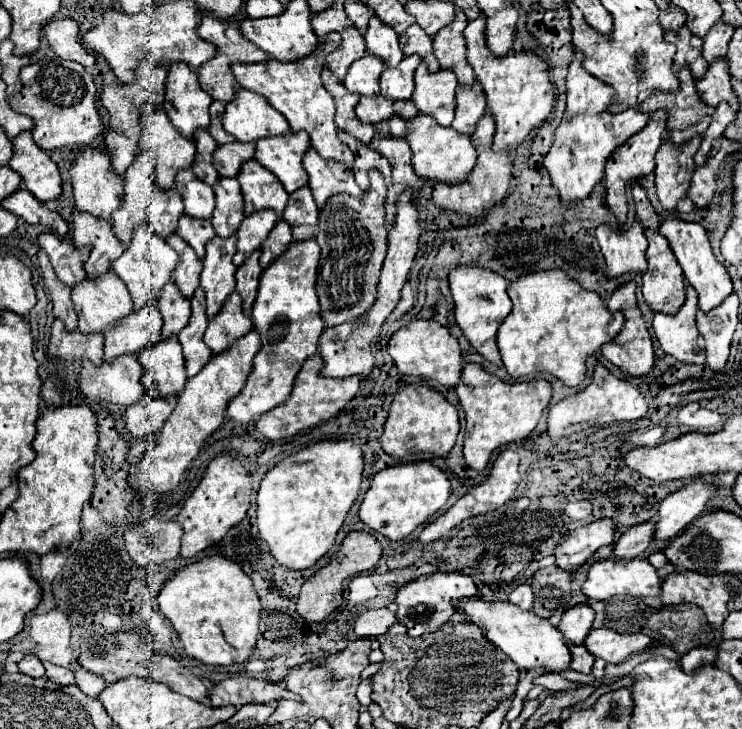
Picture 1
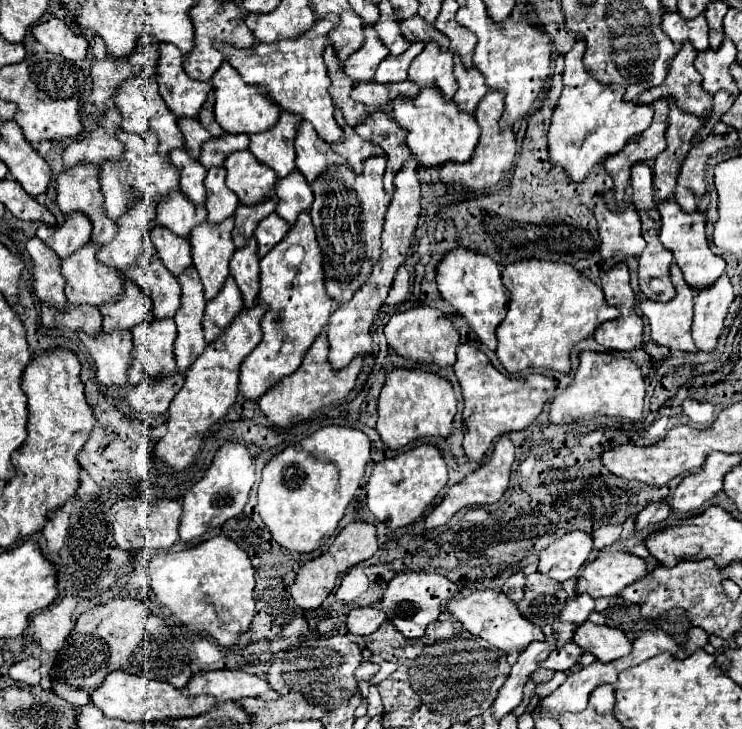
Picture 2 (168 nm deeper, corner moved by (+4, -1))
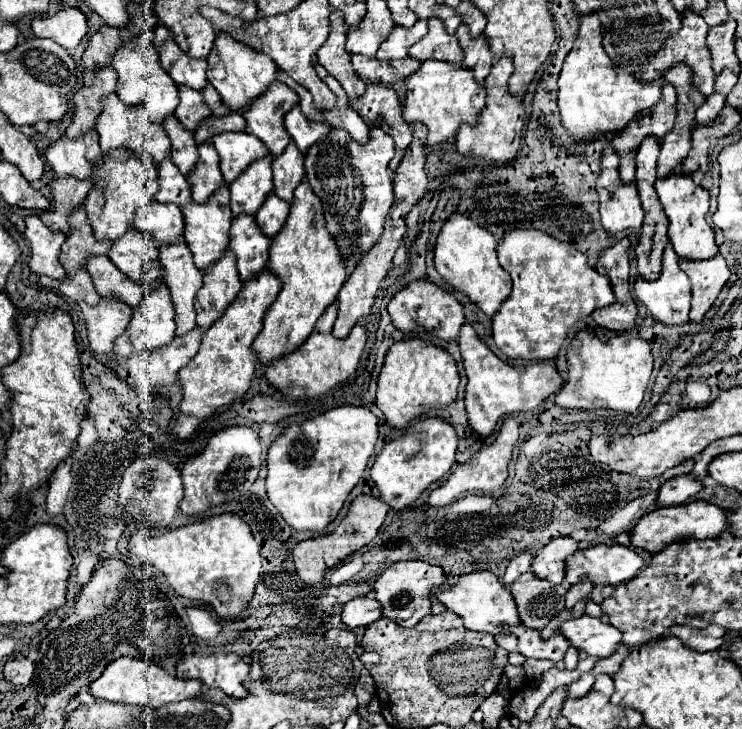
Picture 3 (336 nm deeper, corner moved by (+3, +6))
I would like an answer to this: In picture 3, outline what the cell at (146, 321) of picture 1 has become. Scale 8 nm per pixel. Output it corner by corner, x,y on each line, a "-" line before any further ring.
88,256
86,270
90,272
100,296
116,296
132,308
136,308
136,304
144,298
142,284
132,282
126,274
122,274
108,256

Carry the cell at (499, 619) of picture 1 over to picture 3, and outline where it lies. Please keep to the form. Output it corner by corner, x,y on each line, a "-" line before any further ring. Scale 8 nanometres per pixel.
472,572
466,576
460,576
454,586
448,590
438,590
436,598
452,612
464,618
466,628
478,630
478,632
500,632
500,628
506,626
518,626
520,618
516,616
516,604
512,600
512,594
504,584
498,582
498,578
492,572

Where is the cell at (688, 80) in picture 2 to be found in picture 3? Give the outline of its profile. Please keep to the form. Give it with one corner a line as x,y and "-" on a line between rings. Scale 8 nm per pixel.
688,8
688,12
682,14
682,28
678,30
678,34
668,36
668,38
664,40
664,44
660,46
660,50
658,50
654,56
650,56
648,64
644,64
644,68
640,70
640,80
642,80
642,82
652,82
654,78
658,80
658,78
664,74
666,66
672,66
672,64
676,64
676,62
684,62
684,64
688,64
688,66
694,70
694,86
698,88
698,92
702,92
704,96
710,96
710,94
714,92
714,78
716,78
716,76
714,76
714,72
712,72
710,50
708,50
708,44
706,44
708,30
710,30
710,26
704,22
704,18

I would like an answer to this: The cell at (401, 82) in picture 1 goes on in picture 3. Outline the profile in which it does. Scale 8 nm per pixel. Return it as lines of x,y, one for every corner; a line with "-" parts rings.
418,20
412,28
394,26
394,30
384,40
384,44
380,44
376,58
380,58
380,60
402,60
404,56
408,56
408,48
416,40
426,36
426,32
428,32
426,20

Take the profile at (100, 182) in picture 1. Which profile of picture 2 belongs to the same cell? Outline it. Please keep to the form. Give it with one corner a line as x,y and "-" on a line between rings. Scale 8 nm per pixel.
111,107
107,115
101,117
99,127
87,133
83,139
73,141
63,151
65,169
73,169
79,163
91,163
101,167
105,161
121,161
125,147
117,137
117,129
121,129
121,113
117,107

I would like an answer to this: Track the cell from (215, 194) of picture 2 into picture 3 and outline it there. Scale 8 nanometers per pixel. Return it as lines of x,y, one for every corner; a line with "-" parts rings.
204,140
202,144
198,144
198,162
194,170
188,174
188,184
194,202
204,202
216,188
224,184
218,166
218,152
212,140

